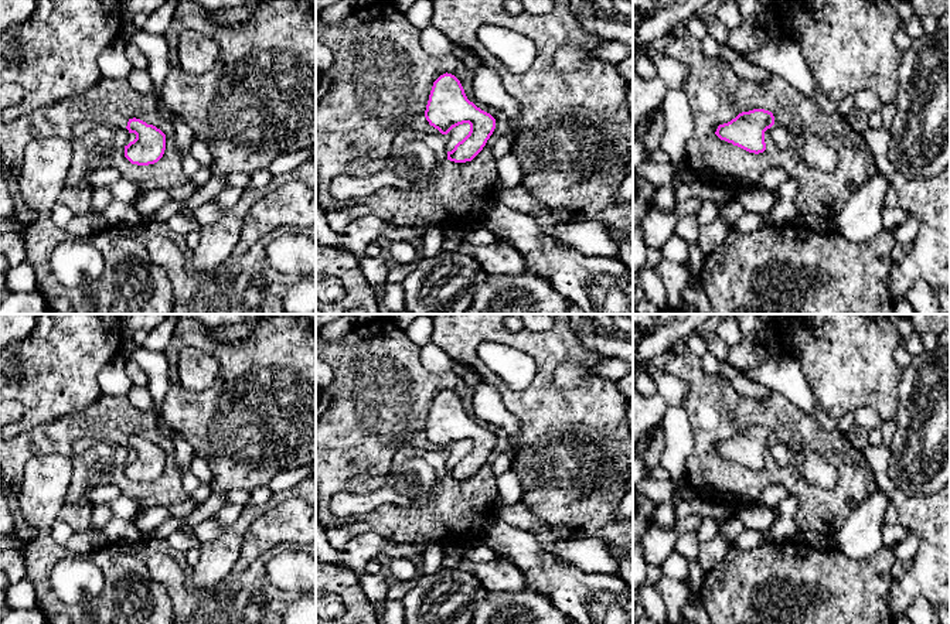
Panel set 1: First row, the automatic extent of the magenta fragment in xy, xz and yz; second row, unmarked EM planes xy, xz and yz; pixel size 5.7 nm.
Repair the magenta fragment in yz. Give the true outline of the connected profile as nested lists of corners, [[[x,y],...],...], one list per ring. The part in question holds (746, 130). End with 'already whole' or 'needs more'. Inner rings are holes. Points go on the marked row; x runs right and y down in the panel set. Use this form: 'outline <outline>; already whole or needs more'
outline [[[753,109],[739,113],[728,123],[719,125],[715,134],[749,153],[766,150],[765,132],[774,125],[774,116],[765,109]]]; already whole

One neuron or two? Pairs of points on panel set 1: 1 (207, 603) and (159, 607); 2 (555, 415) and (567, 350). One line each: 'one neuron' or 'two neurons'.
1: two neurons
2: one neuron

